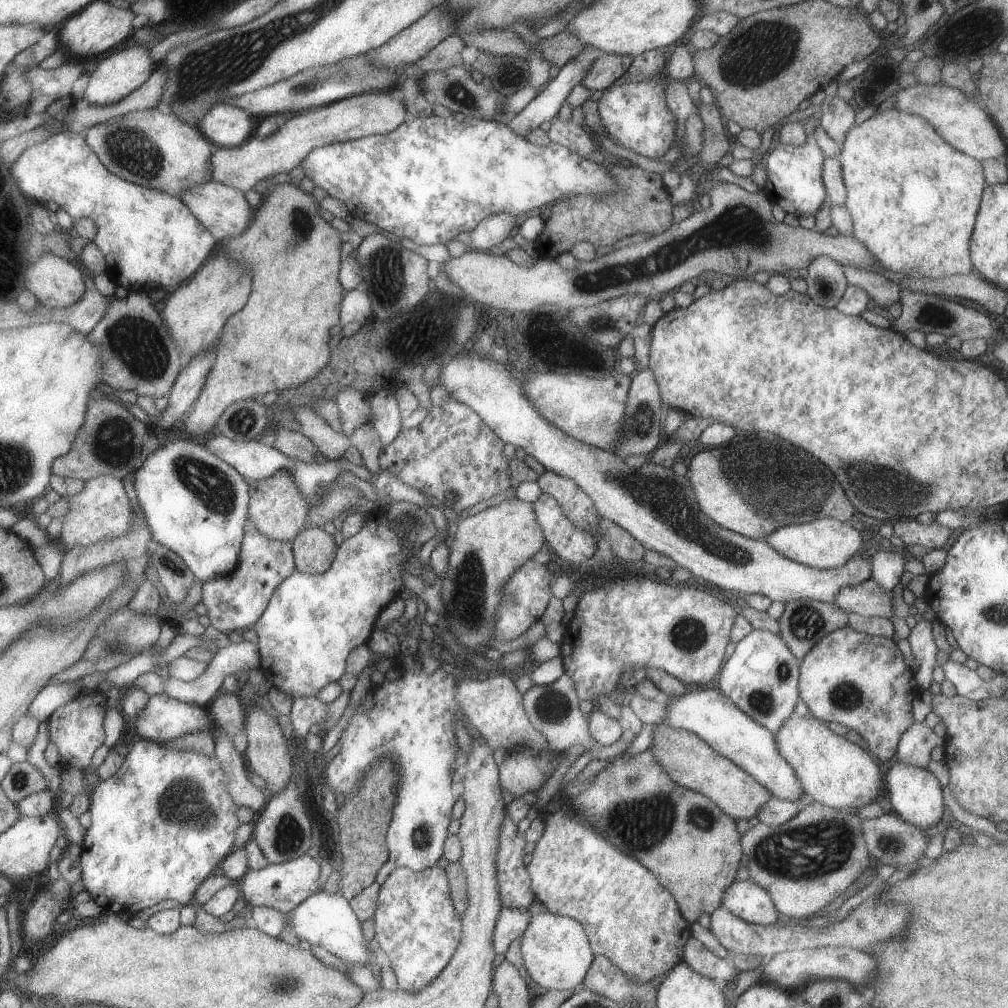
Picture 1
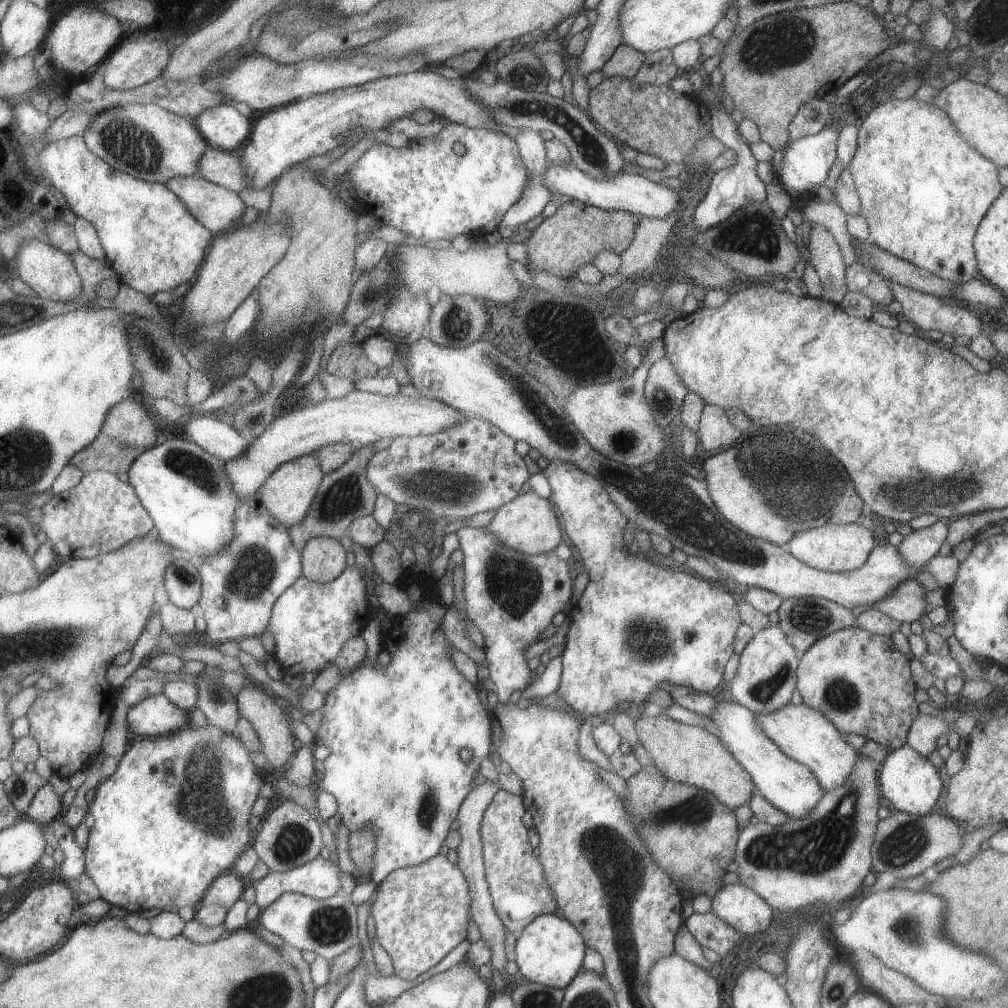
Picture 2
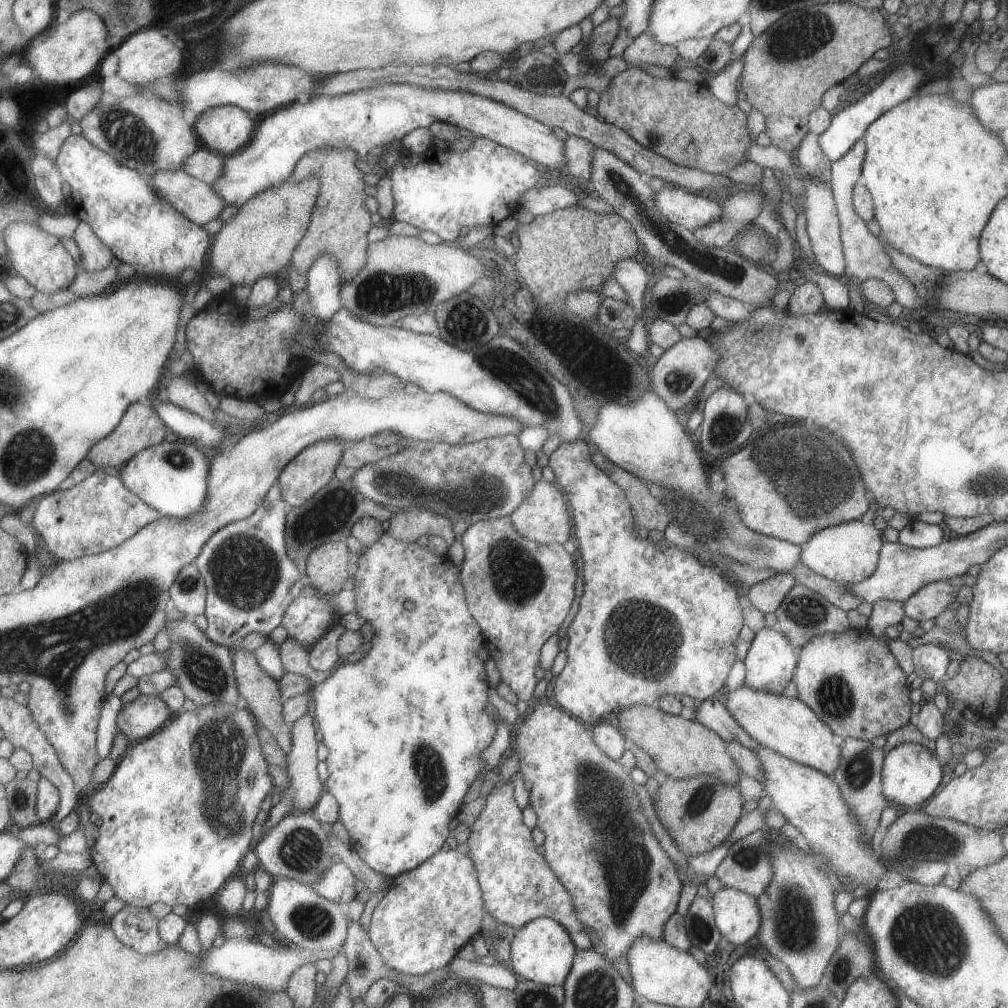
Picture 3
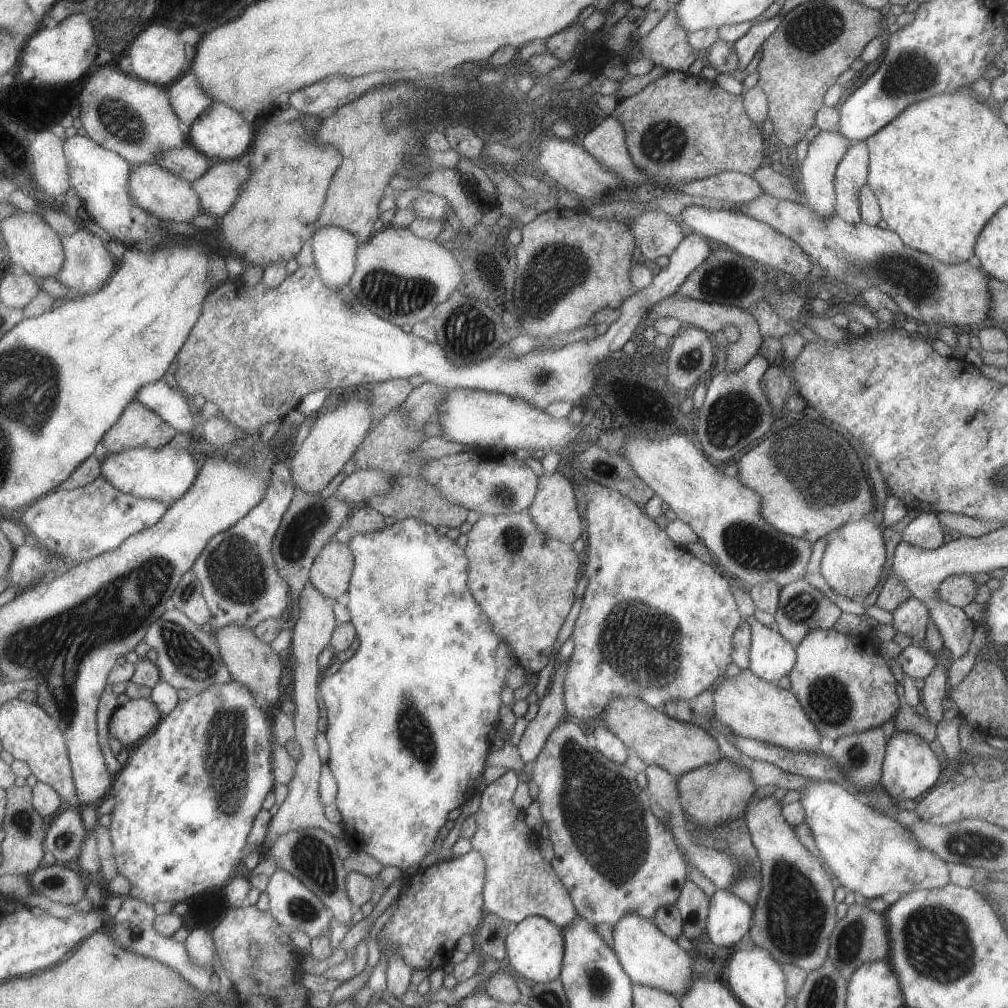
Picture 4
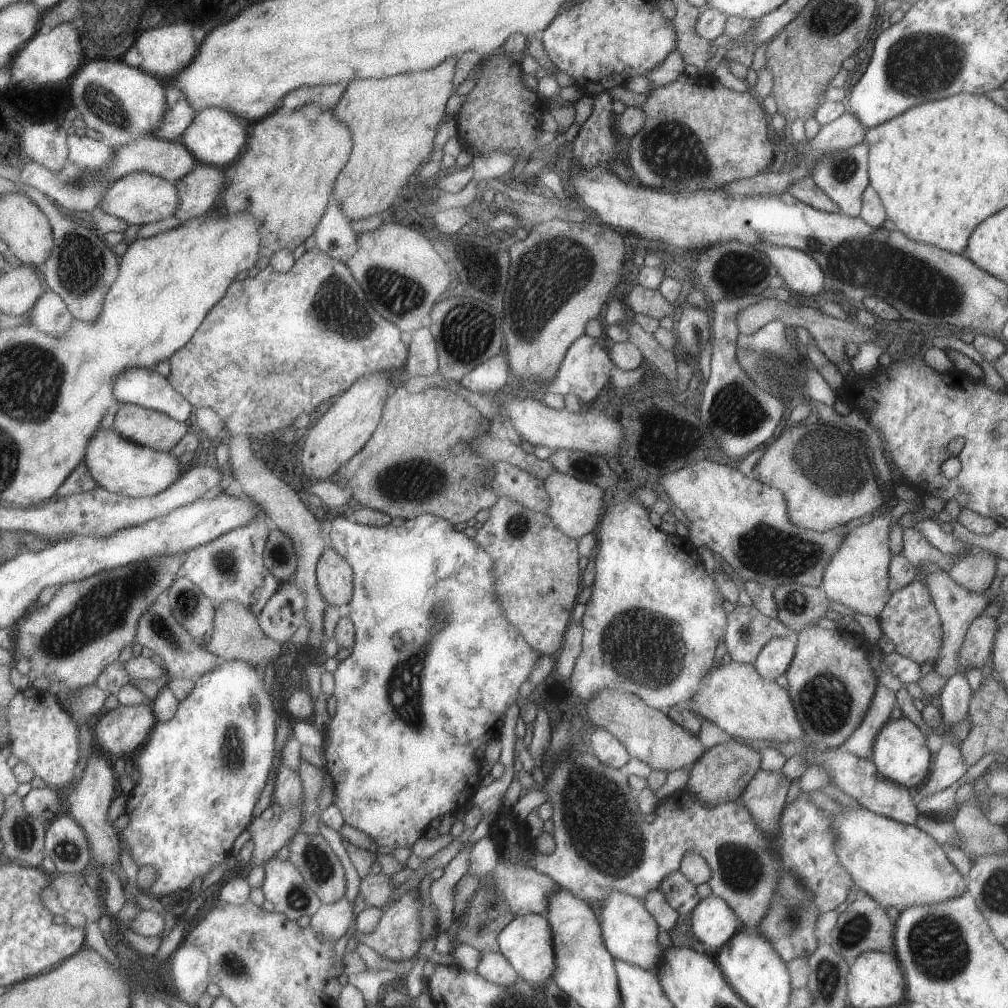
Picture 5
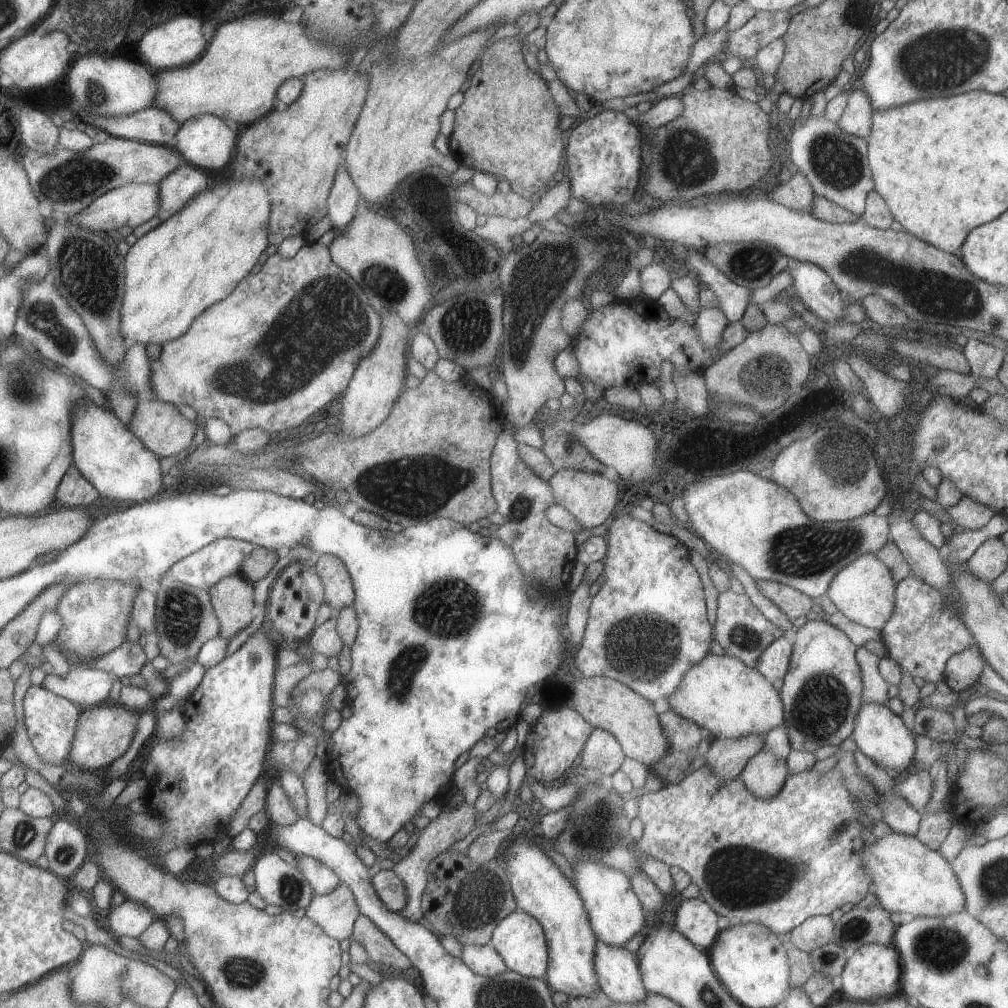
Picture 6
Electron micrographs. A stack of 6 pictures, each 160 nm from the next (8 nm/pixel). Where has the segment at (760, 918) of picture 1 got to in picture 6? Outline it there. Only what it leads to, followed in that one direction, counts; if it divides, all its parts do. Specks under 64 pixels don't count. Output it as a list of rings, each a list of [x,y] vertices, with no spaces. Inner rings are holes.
[[[697,897],[682,900],[675,909],[671,927],[695,948],[708,950],[719,932],[717,915],[704,900]]]

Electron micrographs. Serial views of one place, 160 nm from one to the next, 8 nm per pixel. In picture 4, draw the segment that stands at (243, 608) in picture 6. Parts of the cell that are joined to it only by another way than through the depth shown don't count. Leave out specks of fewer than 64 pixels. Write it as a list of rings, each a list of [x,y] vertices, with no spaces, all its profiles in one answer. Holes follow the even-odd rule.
[[[229,624],[219,628],[217,632],[212,633],[215,638],[221,660],[225,664],[232,680],[241,684],[243,688],[247,688],[247,692],[251,696],[261,693],[265,700],[269,702],[269,706],[275,704],[281,694],[281,687],[279,686],[281,664],[279,662],[278,654],[273,654],[269,644],[260,642],[255,638],[252,630],[241,628],[239,624]]]

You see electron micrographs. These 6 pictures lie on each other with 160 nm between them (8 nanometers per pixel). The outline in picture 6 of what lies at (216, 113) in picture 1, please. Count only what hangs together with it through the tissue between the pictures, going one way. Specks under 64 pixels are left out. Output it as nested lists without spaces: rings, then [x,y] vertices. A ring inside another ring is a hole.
[[[199,115],[184,120],[174,134],[174,149],[183,157],[187,165],[193,165],[204,172],[215,172],[225,164],[233,163],[236,149],[237,131],[230,123],[213,115]]]

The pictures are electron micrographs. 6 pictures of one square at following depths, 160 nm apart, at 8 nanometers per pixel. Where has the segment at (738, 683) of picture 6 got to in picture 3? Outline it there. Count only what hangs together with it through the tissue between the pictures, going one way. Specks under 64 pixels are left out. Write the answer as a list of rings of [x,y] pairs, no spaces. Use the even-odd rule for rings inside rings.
[[[744,684],[729,690],[724,705],[731,718],[759,745],[826,775],[831,775],[836,769],[840,750],[833,743],[834,734],[798,697],[755,691]]]

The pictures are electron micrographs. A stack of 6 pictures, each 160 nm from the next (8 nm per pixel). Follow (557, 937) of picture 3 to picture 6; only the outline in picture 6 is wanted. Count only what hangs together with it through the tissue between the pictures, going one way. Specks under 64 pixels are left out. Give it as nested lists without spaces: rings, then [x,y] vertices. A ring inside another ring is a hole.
[[[515,910],[497,921],[489,942],[503,959],[507,971],[513,971],[524,977],[545,979],[548,963],[546,940],[539,923],[526,912]]]

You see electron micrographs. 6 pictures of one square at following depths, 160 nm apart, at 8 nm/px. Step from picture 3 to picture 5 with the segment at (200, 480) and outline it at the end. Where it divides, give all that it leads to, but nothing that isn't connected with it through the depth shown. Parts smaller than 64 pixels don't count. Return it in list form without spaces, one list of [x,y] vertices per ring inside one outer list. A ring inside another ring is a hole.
[[[112,426],[107,429],[99,427],[93,432],[87,441],[82,461],[97,487],[129,498],[156,495],[175,482],[190,466],[180,466],[177,457],[169,453],[132,443],[119,435]]]

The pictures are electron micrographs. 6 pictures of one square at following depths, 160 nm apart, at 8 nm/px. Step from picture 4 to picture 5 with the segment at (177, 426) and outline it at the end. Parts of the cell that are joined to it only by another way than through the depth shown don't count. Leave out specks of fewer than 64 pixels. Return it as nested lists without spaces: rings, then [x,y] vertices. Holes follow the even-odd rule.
[[[129,367],[113,379],[112,393],[117,405],[133,403],[187,423],[191,405],[153,368]]]

